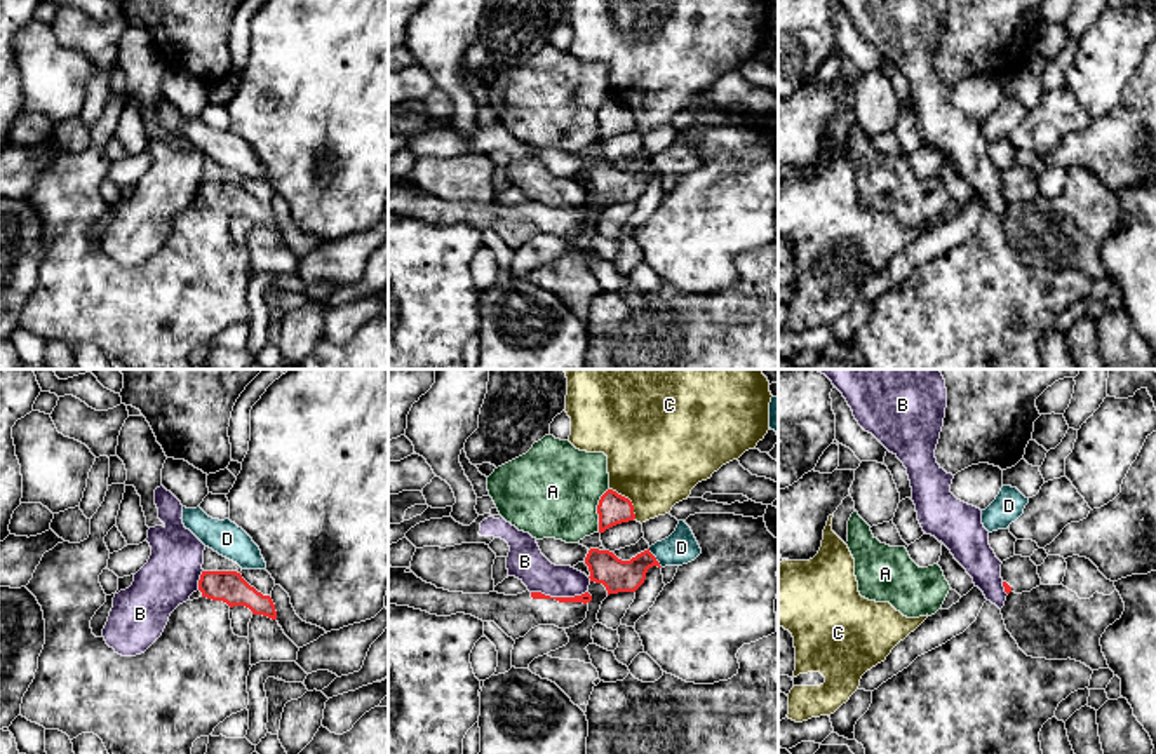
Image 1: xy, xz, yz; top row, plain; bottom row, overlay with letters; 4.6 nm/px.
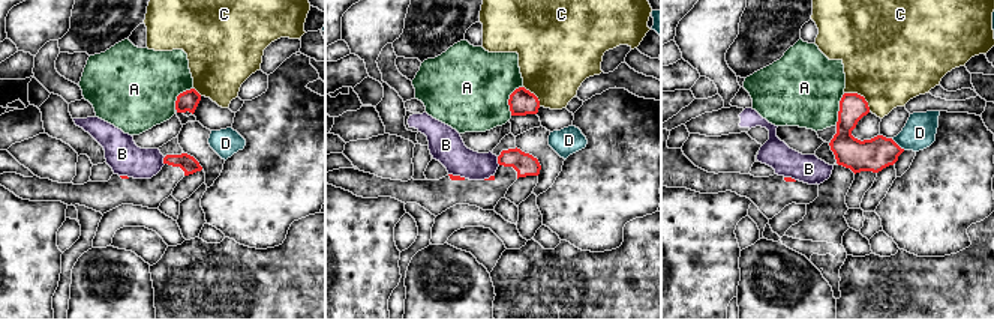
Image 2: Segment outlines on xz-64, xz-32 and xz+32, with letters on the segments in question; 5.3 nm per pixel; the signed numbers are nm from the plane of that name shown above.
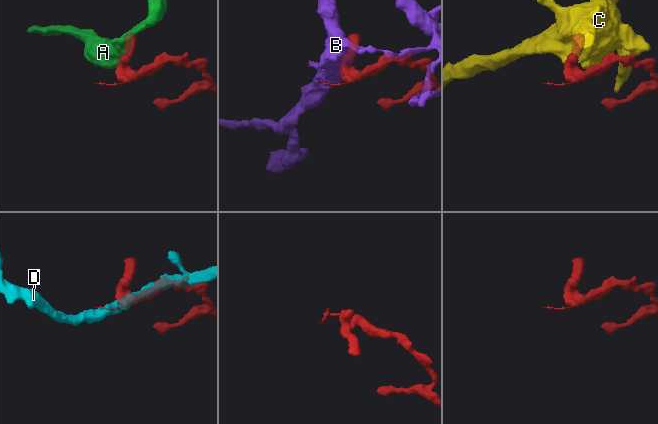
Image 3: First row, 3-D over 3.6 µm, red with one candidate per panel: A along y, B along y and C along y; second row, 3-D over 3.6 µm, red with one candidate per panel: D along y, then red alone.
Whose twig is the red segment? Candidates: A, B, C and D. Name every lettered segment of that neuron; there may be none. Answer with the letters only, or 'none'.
none

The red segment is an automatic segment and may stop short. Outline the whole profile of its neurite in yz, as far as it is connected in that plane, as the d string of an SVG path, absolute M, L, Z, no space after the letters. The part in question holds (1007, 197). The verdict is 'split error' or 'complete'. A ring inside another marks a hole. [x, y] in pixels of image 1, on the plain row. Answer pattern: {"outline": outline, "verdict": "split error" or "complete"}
{"outline": "M1013 165L1001 174L1001 188L1005 202L1031 202L1032 199L1043 195L1038 185L1038 176L1031 167Z", "verdict": "split error"}

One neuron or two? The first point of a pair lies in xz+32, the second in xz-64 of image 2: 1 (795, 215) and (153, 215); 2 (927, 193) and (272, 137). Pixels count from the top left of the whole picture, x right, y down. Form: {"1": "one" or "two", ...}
{"1": "one", "2": "one"}

